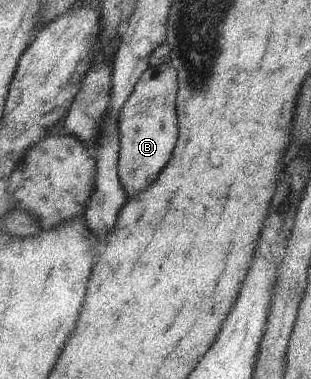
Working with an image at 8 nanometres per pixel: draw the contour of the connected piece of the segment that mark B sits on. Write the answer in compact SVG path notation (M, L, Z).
M170 61L162 65L149 67L144 75L136 84L135 92L132 93L127 104L124 105L120 113L119 130L120 130L120 159L119 159L119 176L120 183L124 186L124 191L129 198L138 197L140 193L146 191L151 185L159 179L162 169L170 163L172 151L178 141L178 115L177 113L177 96L179 89L179 75Z

